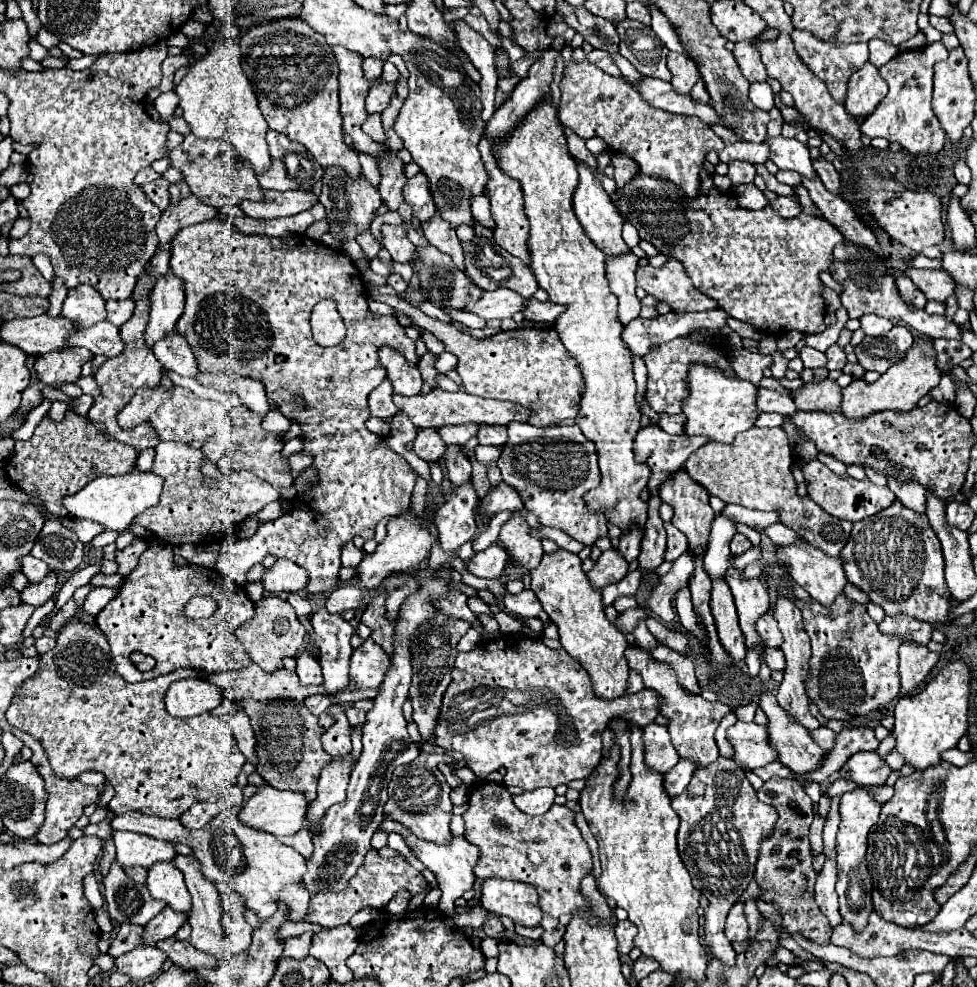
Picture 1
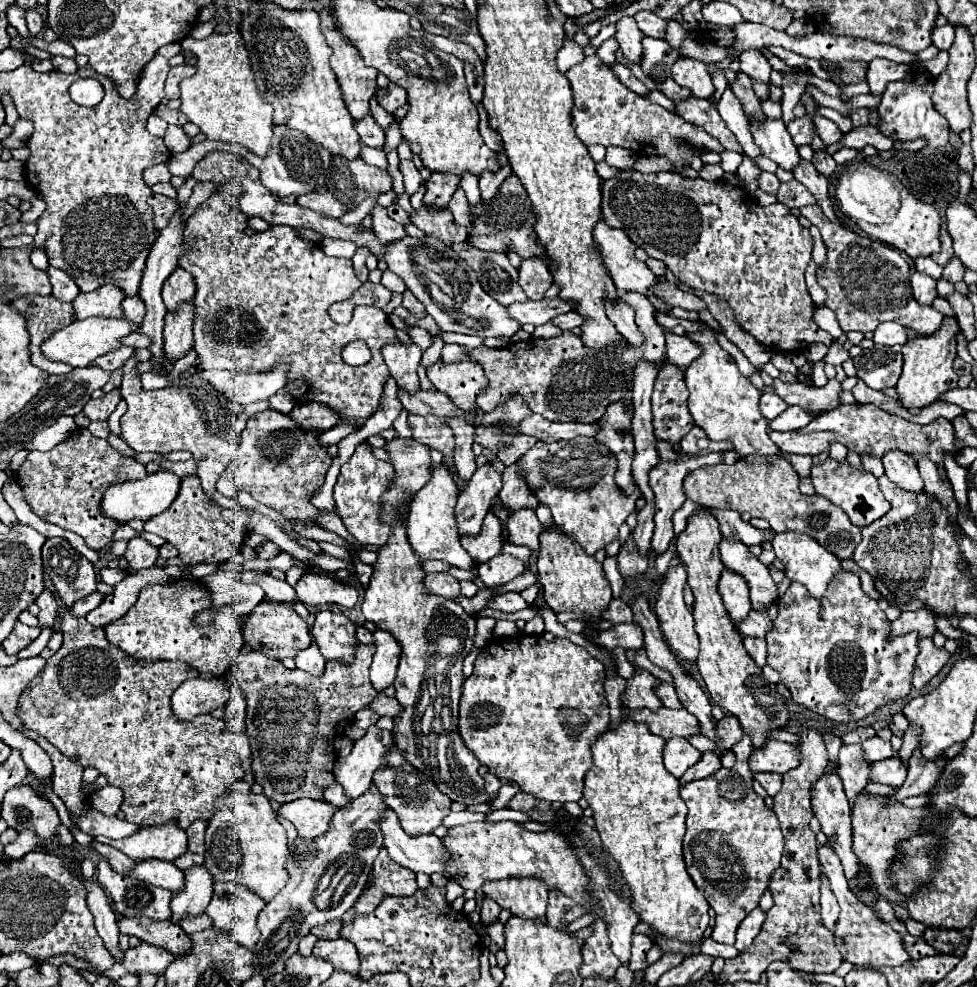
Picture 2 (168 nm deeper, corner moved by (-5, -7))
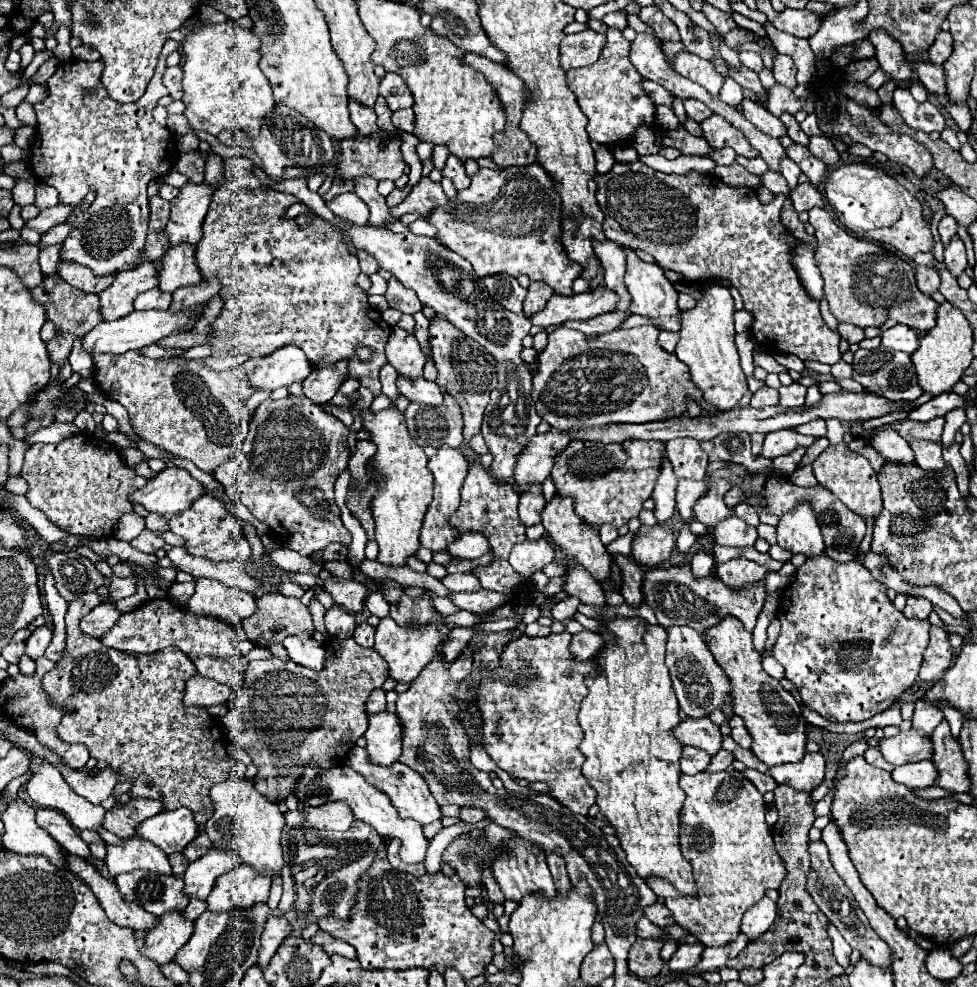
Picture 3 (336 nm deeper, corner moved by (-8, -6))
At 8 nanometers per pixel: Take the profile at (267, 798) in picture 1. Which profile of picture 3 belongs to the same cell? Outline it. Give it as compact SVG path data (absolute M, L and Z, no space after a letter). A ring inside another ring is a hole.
M330 802L330 804L322 804L318 808L306 806L306 814L308 814L306 816L308 822L316 830L340 830L340 832L346 832L354 822L354 814L352 814L350 806L344 804L344 802Z

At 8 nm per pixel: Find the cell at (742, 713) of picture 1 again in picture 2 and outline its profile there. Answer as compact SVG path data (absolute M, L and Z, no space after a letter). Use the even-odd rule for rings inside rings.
M743 733L743 739L731 749L737 755L737 763L731 769L721 767L711 777L681 787L681 799L689 809L683 841L687 871L717 913L711 937L725 945L735 943L739 923L759 905L759 897L767 889L771 871L779 867L785 847L781 825L773 809L753 791L753 773L747 765L747 757L753 749L751 737Z

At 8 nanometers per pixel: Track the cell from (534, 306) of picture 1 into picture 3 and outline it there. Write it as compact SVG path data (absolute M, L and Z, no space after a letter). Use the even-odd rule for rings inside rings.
M612 312L612 314L602 314L596 316L594 320L570 320L566 326L572 330L578 330L582 334L604 334L604 332L612 332L616 328L620 328L620 324L628 318L626 312Z

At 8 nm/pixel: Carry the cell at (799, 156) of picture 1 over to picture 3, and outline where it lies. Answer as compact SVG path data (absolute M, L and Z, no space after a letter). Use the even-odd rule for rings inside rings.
M742 100L742 114L746 116L746 120L750 120L758 130L774 136L774 138L780 138L786 134L786 126L782 124L780 118L776 118L774 114L770 114L760 102L754 102L754 100Z

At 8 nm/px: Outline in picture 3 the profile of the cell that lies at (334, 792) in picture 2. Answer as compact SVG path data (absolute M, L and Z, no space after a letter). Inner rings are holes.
M314 760L306 762L302 766L302 776L298 778L298 784L294 788L294 796L298 798L298 802L306 804L306 806L322 806L326 802L336 802L342 800L346 804L350 804L350 808L354 810L354 816L366 824L370 824L378 834L388 834L392 838L398 838L402 842L400 846L400 856L406 862L422 862L426 848L428 848L428 840L422 834L422 826L416 820L410 818L400 818L398 810L392 806L390 798L376 790L372 784L368 784L358 772L354 772L348 766L336 766L330 770L320 768Z

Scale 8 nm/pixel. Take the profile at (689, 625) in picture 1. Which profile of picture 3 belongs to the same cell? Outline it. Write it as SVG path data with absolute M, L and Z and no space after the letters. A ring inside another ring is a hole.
M698 552L698 554L694 554L694 558L690 560L690 566L694 568L694 574L696 574L696 576L706 576L706 574L710 574L712 568L714 568L714 558L712 558L710 554L706 554L706 552Z

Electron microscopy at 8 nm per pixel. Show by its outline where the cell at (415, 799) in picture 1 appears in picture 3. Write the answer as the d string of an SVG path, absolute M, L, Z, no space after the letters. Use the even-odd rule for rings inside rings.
M354 746L354 748L348 752L344 764L350 766L350 768L354 768L360 776L364 776L368 784L374 784L374 788L386 792L386 796L390 796L394 808L398 808L398 814L400 814L402 818L412 818L412 820L420 822L422 826L442 818L440 806L436 804L434 796L430 796L430 790L428 790L426 782L424 782L422 776L418 776L418 772L414 772L412 768L408 768L408 766L400 764L400 762L396 762L396 764L392 764L392 766L376 766L376 764L370 762L368 752L366 752L364 748L358 748L358 746Z

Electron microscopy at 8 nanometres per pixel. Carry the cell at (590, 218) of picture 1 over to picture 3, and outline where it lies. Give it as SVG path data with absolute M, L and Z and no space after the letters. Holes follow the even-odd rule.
M626 250L628 254L628 264L626 264L626 278L624 284L630 292L632 304L630 304L630 314L640 314L652 320L652 324L658 330L668 330L668 332L678 332L678 316L680 310L676 306L678 292L670 284L670 280L664 276L664 270L658 268L658 264L644 264L634 250Z

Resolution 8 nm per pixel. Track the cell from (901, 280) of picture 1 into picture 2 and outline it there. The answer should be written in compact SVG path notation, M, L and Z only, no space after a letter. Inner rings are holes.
M917 271L911 275L911 289L913 289L915 301L921 303L921 305L931 305L933 299L937 297L935 279L931 279L929 275L917 273Z

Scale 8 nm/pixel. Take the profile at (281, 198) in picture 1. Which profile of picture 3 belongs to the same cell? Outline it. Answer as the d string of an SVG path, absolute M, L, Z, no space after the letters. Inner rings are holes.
M346 192L346 194L336 196L332 202L328 202L328 206L336 216L356 222L356 224L366 224L368 216L370 216L366 202L362 202L358 196L354 196L354 192Z

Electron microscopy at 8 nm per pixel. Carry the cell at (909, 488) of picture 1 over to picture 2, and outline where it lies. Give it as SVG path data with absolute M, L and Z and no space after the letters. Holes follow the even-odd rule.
M891 451L885 453L883 457L885 465L885 475L891 483L895 483L899 489L907 489L911 493L921 493L923 491L923 481L917 471L917 463L907 457L907 453Z

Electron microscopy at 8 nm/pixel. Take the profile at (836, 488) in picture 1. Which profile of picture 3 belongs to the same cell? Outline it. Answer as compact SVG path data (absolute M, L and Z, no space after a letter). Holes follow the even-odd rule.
M844 442L840 444L830 444L812 464L814 476L818 480L820 486L826 486L828 490L832 490L850 510L858 512L860 516L878 516L878 512L882 510L882 496L880 496L880 486L876 480L876 472L870 466L870 462L852 452Z

